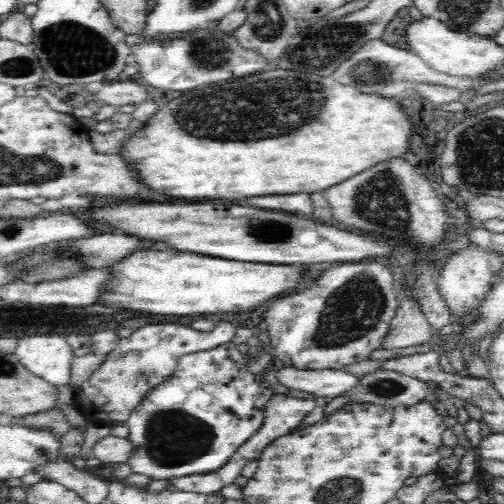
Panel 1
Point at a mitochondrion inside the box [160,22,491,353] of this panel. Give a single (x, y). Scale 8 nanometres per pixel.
(254, 110)

